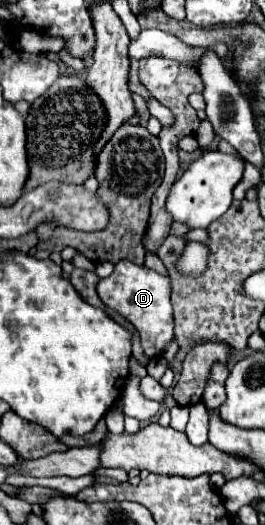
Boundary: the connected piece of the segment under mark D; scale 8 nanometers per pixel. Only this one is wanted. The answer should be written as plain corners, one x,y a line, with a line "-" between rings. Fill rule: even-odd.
122,260
114,266
114,272
108,278
102,278
98,282
96,290
106,306
116,310
130,324
134,324
134,328
140,334
144,356
148,360
164,354
164,348
170,344
174,336
174,316
170,304
170,292
172,292
170,274
158,274
146,266
138,266
130,260

